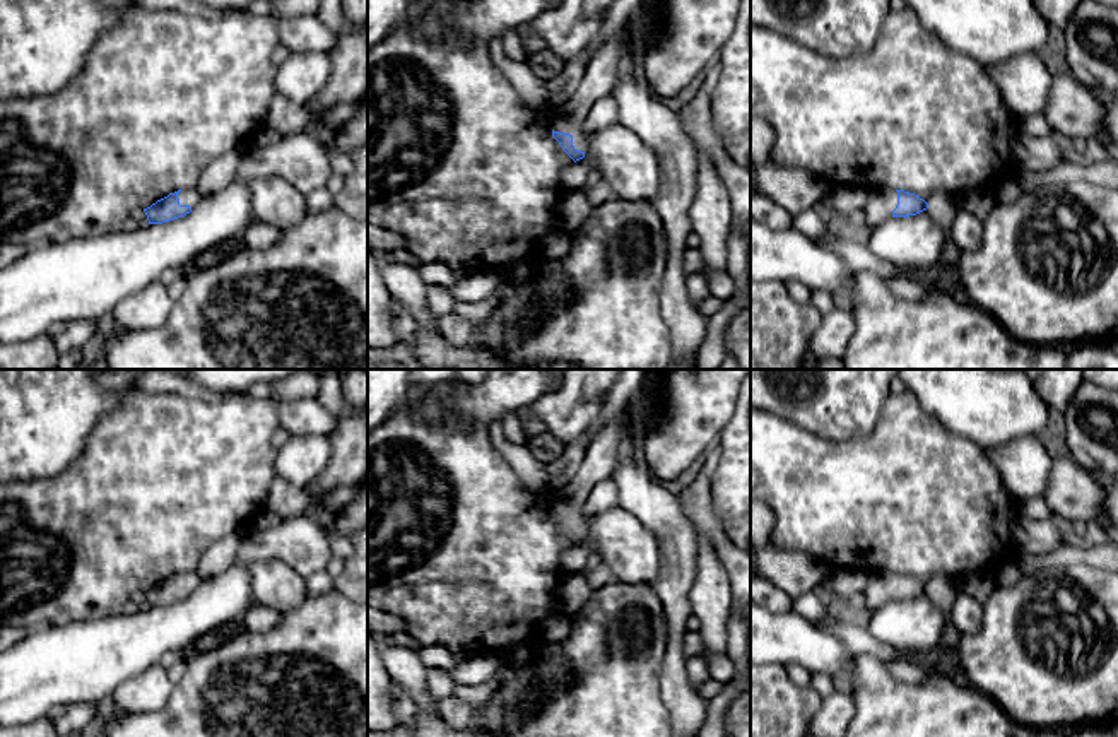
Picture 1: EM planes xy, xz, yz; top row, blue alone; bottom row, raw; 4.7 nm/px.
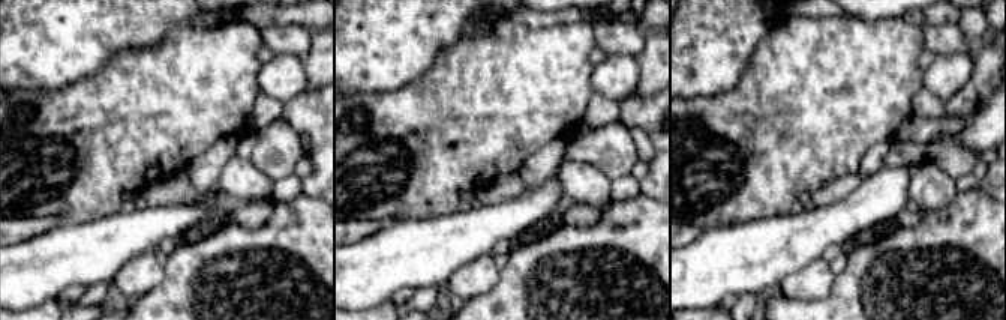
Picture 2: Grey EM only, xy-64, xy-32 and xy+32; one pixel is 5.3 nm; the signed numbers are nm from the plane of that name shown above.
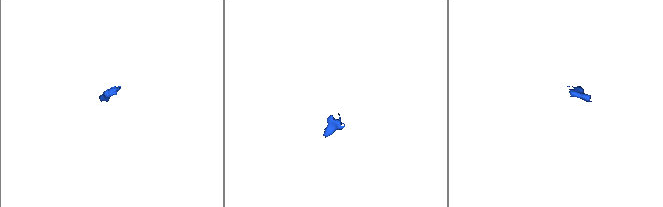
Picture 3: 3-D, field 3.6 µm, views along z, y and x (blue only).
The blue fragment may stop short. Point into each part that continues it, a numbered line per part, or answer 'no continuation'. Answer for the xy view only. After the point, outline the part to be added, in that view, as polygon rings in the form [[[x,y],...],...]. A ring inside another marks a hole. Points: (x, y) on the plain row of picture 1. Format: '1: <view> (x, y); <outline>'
1: xy (192, 580); [[[185,571],[178,576],[178,581],[179,588],[190,588],[191,592],[195,592],[203,578],[197,571]]]

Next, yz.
1: yz (879, 589); [[[892,571],[870,573],[867,587],[858,598],[862,612],[868,614],[892,602],[892,593],[897,588],[897,575]]]

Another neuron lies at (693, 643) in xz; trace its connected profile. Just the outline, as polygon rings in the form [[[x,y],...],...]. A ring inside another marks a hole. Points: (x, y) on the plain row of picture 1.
[[[689,631],[684,638],[684,655],[687,657],[697,657],[704,652],[704,641],[699,634],[699,631]]]

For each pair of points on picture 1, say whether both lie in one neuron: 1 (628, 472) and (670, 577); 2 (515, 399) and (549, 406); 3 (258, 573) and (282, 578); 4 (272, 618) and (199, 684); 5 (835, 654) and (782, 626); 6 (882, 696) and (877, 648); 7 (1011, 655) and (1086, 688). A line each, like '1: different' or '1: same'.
1: same
2: different
3: same
4: different
5: same
6: different
7: same

